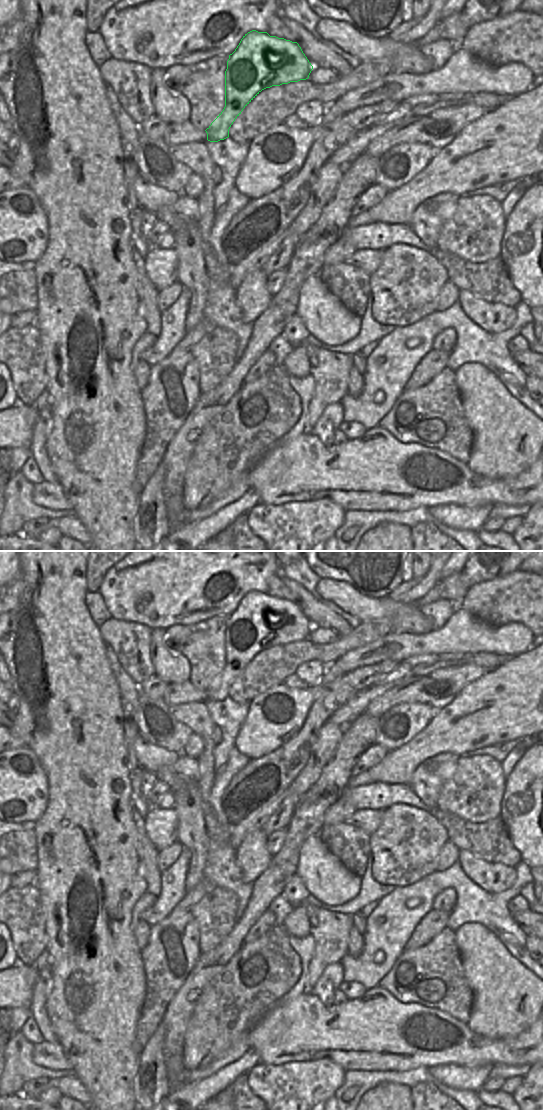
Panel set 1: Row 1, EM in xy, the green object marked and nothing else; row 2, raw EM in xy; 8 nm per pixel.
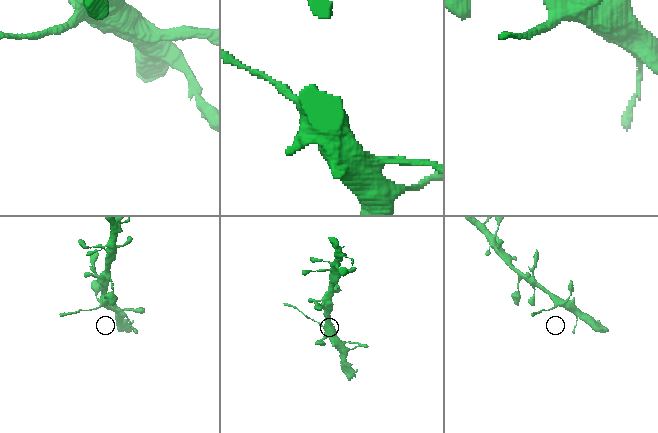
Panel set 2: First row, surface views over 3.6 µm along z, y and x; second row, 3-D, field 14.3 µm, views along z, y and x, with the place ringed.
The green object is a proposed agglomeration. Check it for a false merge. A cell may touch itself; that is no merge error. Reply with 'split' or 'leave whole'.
split

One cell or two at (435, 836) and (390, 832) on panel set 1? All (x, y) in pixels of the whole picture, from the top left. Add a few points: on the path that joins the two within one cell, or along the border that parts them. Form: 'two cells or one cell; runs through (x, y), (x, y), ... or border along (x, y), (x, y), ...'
one cell; runs through (424, 836), (401, 836)

